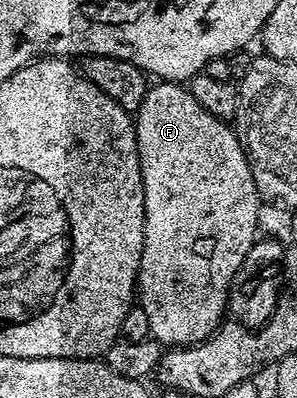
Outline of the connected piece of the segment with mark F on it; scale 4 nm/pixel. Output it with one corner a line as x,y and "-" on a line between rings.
156,81
148,89
145,100
134,115
133,121
135,123
135,135
137,136
137,148
139,149
143,191
145,192
145,240
143,241
141,264
139,265
137,302
138,305
145,308
145,316
149,316
151,337
156,338
165,348
193,346
197,342
204,342
209,335
218,330
228,313
227,293
231,290
233,276
237,272
237,268
241,268
241,260
245,260
249,248
253,248
253,244
257,241
258,208
261,197
257,184
254,183
250,160
242,143
239,142
236,131
224,119
207,112
193,98
190,89
186,85
177,82

